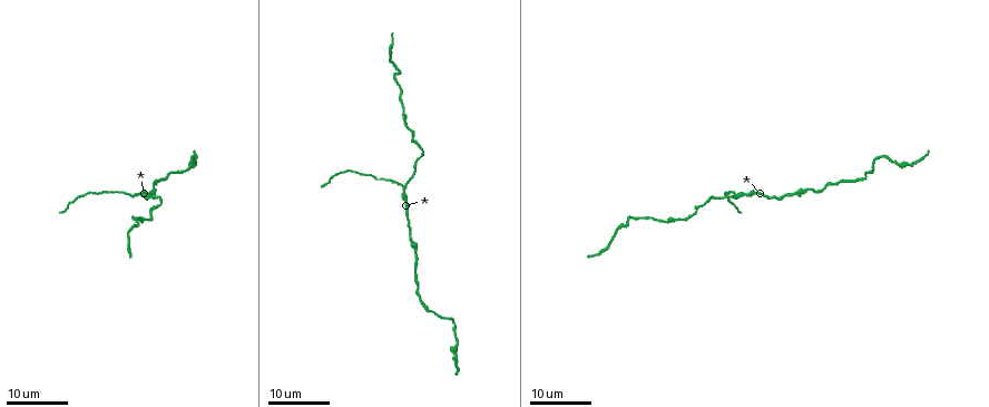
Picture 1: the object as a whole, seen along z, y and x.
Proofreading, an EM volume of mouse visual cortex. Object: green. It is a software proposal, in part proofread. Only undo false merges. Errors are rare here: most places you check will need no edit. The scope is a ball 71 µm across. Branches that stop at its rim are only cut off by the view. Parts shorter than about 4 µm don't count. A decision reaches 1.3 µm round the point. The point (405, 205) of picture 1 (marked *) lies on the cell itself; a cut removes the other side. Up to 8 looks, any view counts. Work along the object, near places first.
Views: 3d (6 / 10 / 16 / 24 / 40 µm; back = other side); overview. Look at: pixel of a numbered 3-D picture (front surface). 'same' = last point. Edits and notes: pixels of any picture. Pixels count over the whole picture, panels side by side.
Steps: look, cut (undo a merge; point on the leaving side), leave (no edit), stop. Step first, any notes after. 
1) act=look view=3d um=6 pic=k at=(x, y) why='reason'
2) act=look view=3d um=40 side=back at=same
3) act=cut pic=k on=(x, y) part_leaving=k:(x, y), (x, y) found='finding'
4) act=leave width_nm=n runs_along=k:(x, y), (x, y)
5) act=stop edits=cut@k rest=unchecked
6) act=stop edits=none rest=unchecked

act=look view=3d um=24 pic=1 at=(159, 205) why='sudden change in width'

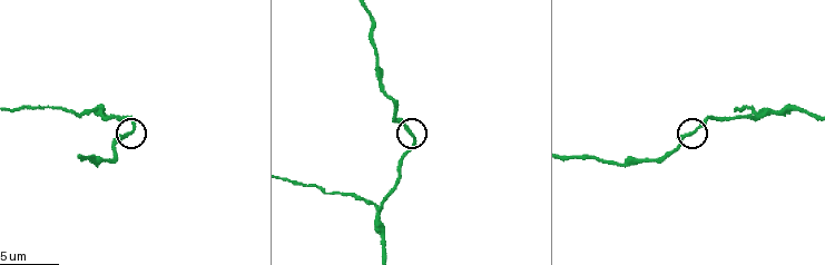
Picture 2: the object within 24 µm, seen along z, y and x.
act=look view=3d um=6 pic=2 at=(129, 134)

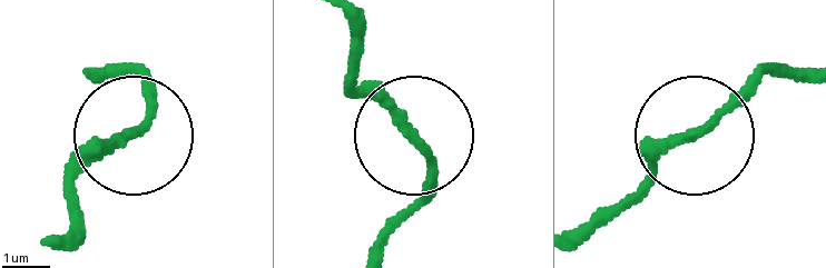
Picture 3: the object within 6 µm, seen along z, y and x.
act=leave runs_along=3:(805, 67), (661, 150), (629, 195) found='one cell here'

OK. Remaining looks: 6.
act=look view=3d um=6 pic=2 at=(764, 113) why='side arm on a straight run'

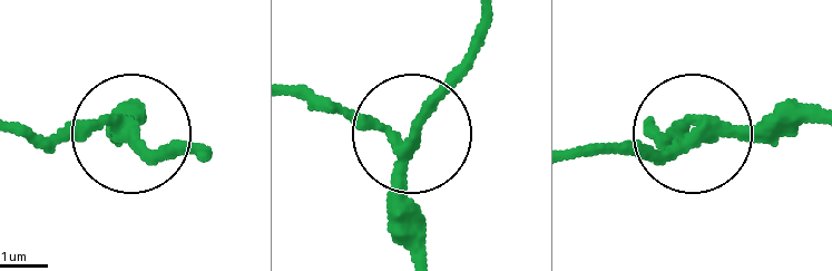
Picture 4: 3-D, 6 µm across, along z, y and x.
act=leave arms=3 found='one cell here'

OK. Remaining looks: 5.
act=look view=3d um=16 pic=1 at=(413, 270) why='narrows sharply'

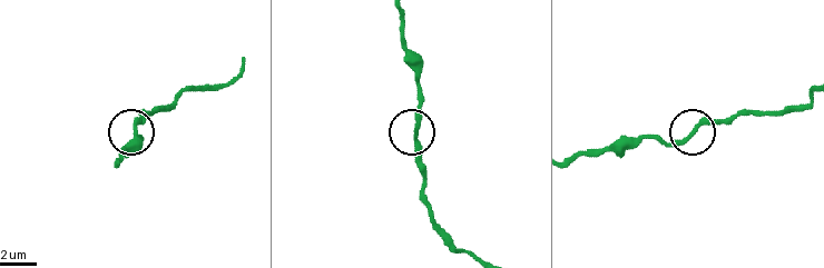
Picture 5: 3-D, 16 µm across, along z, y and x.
act=look view=3d um=10 pic=5 at=(694, 132)

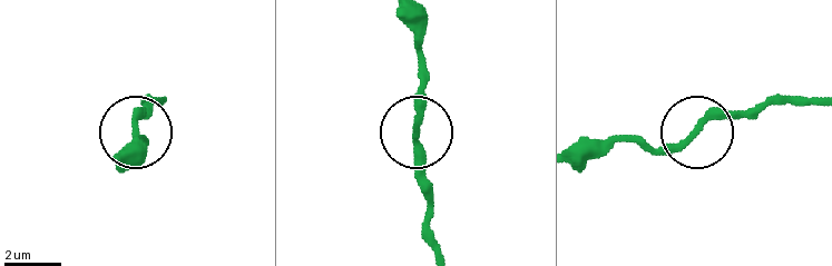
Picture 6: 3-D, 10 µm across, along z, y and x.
act=leave runs_along=6:(575, 159), (625, 138), (675, 146), (711, 119), (759, 105) found='all the same cell'

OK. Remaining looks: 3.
act=look view=3d um=10 pic=2 at=(79, 155) why='sudden change in width'

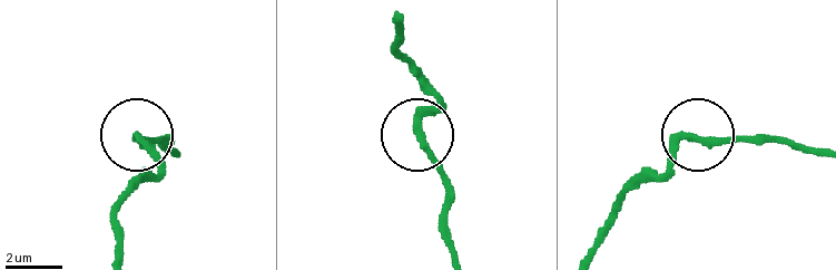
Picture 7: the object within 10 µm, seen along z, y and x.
act=leave runs_along=7:(454, 253), (448, 189), (421, 131), (438, 102), (435, 90) found='continuous, no second cell'

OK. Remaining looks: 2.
act=stop edits=none rest=unchecked

